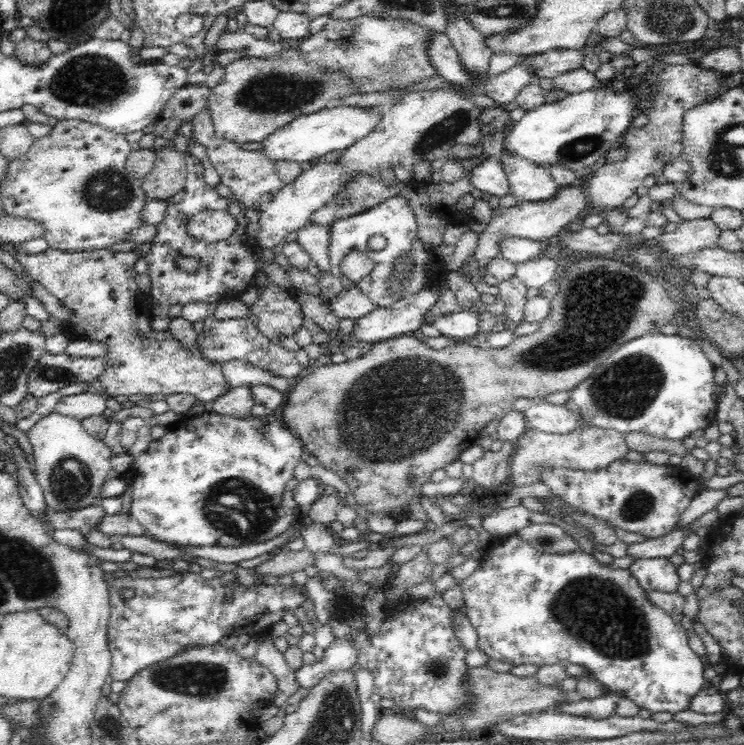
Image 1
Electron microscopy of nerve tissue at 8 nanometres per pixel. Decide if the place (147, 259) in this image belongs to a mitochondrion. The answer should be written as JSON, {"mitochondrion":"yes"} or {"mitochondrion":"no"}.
{"mitochondrion":"no"}

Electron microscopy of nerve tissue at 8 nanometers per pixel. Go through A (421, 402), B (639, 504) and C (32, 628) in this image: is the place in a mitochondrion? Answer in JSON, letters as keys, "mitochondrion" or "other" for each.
{"A":"mitochondrion","B":"mitochondrion","C":"other"}

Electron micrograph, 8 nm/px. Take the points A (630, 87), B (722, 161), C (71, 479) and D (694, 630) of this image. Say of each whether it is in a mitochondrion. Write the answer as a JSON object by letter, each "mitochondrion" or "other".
{"A":"other","B":"mitochondrion","C":"mitochondrion","D":"other"}

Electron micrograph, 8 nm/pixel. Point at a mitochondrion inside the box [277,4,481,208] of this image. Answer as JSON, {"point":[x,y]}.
{"point":[443,131]}

